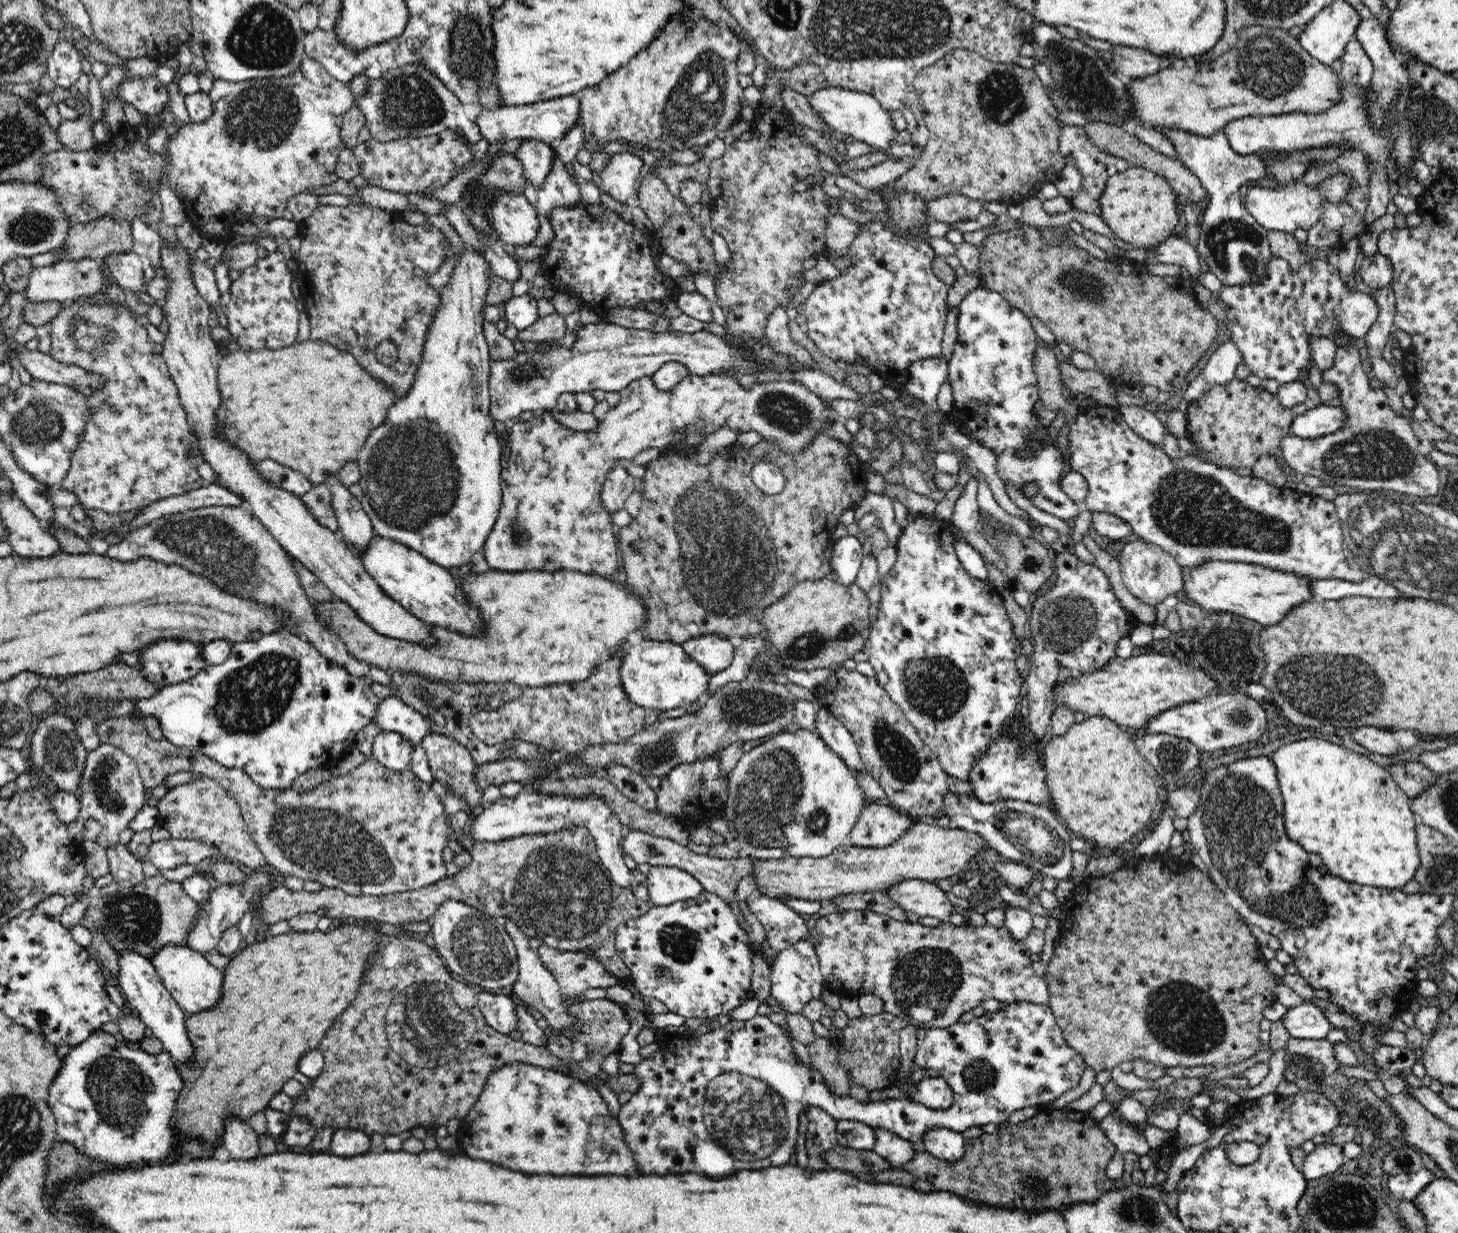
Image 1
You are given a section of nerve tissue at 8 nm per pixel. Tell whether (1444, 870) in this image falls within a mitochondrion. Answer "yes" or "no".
yes

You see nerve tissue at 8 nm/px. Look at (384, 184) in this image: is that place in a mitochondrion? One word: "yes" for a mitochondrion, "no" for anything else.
no

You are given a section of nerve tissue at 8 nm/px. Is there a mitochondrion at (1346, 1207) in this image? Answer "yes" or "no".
yes

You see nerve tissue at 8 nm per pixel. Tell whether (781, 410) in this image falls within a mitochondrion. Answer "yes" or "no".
yes

